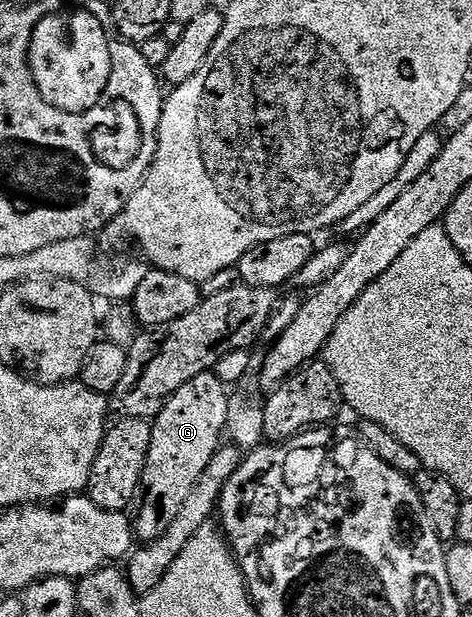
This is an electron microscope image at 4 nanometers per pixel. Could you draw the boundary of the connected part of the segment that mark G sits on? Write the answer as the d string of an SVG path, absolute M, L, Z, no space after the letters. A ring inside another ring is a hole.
M213 372L199 374L184 384L152 421L151 446L141 475L139 503L136 505L135 536L138 541L159 538L159 534L179 518L183 502L187 502L195 482L199 482L199 474L207 470L207 462L211 462L217 449L222 447L221 436L226 435L231 397L225 391L227 385Z

